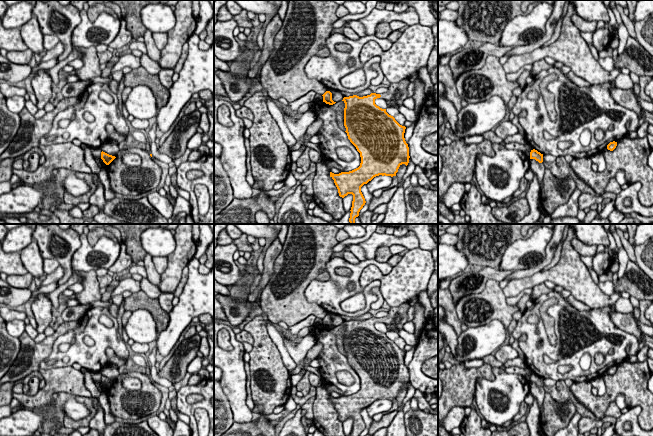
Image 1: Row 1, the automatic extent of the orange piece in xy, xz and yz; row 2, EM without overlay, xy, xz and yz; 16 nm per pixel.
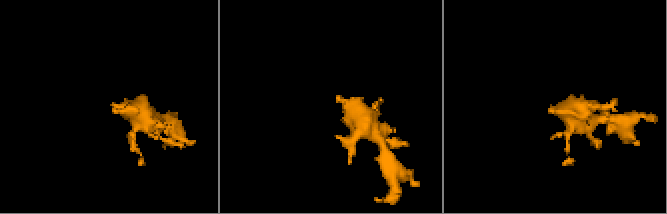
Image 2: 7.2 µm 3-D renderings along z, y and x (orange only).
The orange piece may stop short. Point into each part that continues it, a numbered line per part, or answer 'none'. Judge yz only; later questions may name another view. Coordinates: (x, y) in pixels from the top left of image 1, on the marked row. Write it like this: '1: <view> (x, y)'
none

